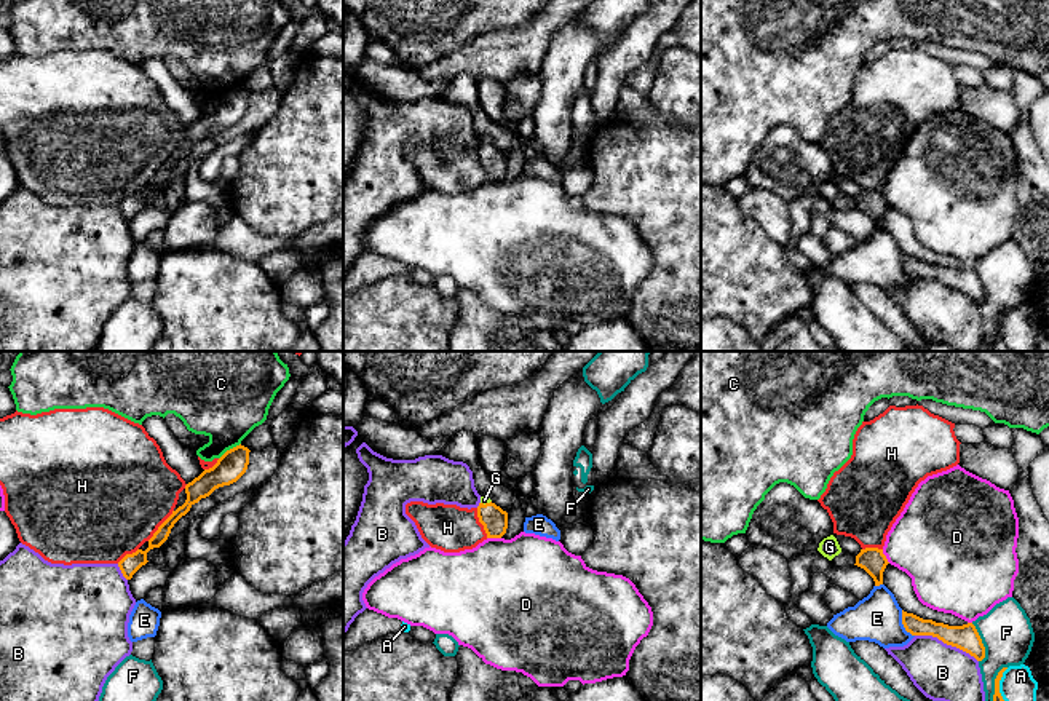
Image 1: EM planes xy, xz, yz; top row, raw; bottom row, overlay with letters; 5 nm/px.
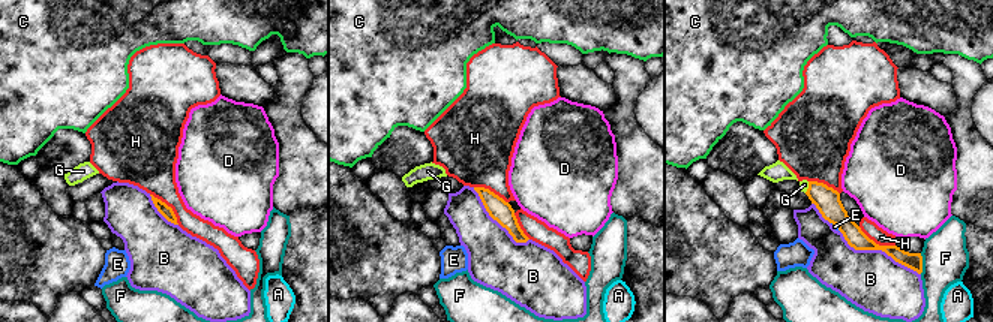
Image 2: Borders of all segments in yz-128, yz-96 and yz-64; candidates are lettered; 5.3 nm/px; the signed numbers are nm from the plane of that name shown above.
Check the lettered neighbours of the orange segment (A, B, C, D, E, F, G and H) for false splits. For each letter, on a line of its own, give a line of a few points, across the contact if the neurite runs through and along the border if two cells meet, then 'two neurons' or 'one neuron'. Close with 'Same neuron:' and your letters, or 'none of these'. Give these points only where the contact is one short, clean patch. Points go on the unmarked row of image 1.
A: two neurons
B: two neurons
C: two neurons
D: line xz (487, 179), (500, 181); two neurons
E: line yz (901, 253), (901, 265), (914, 278); two neurons
F: two neurons
G: line xz (494, 162), (486, 146), (484, 142); one neuron
H: two neurons
Same neuron: G

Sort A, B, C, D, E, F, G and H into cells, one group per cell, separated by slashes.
A / B / C / D / E / F / G / H

